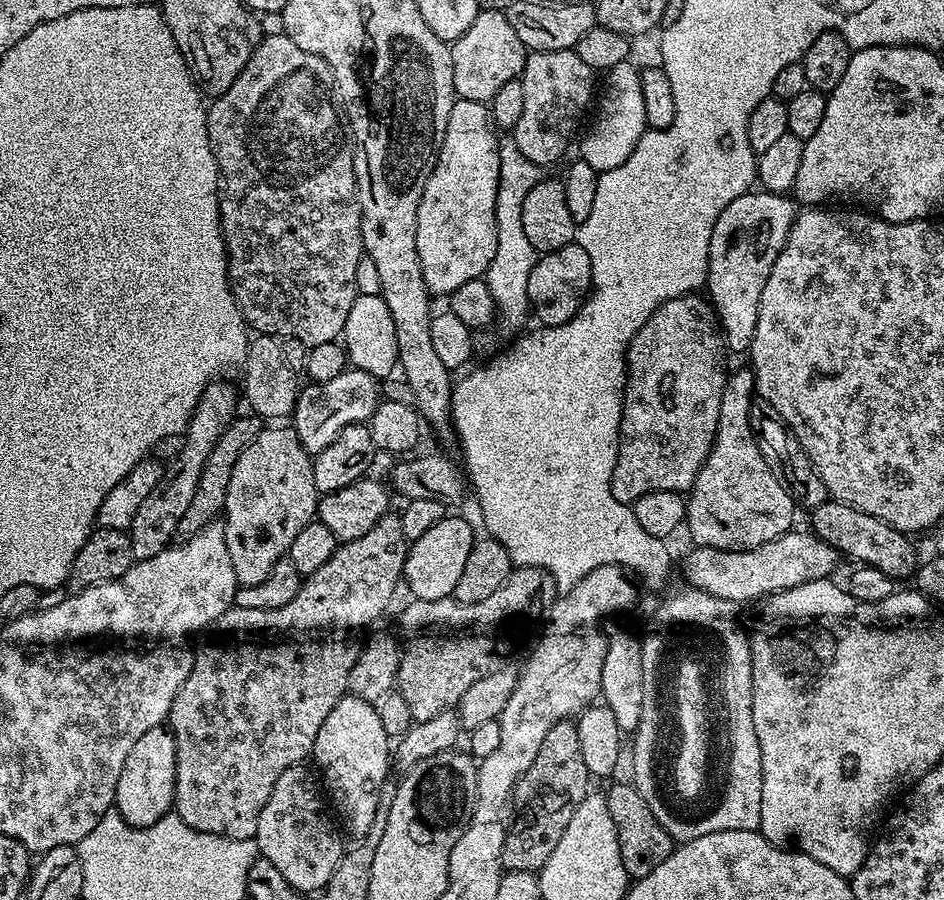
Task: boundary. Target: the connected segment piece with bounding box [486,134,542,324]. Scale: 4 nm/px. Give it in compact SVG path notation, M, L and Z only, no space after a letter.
M504 134L499 137L496 153L498 154L498 198L496 199L496 233L498 246L494 250L494 258L490 262L486 279L490 294L494 294L494 302L499 319L508 324L520 324L530 316L528 303L528 283L530 270L534 270L538 253L530 246L530 238L522 230L522 202L526 202L526 194L534 190L534 186L542 179L541 165L530 162L522 150L518 150L515 135Z

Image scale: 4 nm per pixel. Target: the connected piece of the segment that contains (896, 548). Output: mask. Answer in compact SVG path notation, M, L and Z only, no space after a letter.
M829 498L824 504L811 509L811 531L819 540L824 540L840 553L841 557L848 556L857 565L869 564L878 570L882 570L888 576L901 578L911 577L917 570L920 558L916 556L916 550L911 540L905 533L892 528L886 522L874 518L874 514L866 514L854 506L846 506L842 502Z

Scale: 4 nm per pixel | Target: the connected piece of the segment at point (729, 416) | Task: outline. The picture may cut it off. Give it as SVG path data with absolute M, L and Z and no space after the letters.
M744 366L741 372L727 377L718 414L718 430L714 444L706 462L702 462L702 470L698 470L698 478L694 478L690 491L686 496L686 532L692 535L692 544L701 548L717 548L727 552L741 552L762 546L792 527L792 515L798 512L792 499L792 493L785 481L772 473L768 465L769 457L762 451L762 445L752 429L752 405L756 392L756 378L751 367Z

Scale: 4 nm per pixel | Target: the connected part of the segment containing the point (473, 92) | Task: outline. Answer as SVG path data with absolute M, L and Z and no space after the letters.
M481 10L470 30L458 39L451 41L452 65L454 66L454 90L462 100L482 100L490 102L498 89L506 86L506 82L521 79L524 75L524 63L529 54L522 38L510 26L504 12Z

